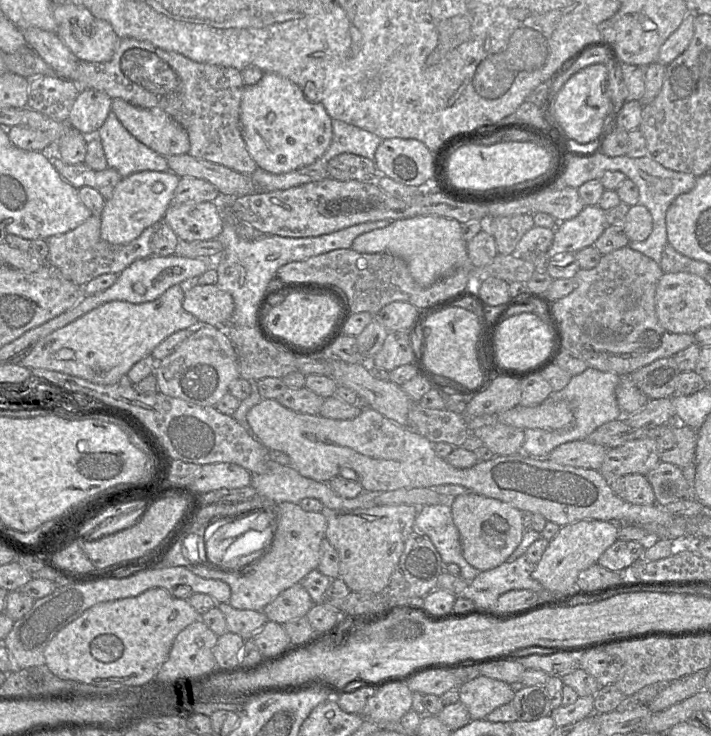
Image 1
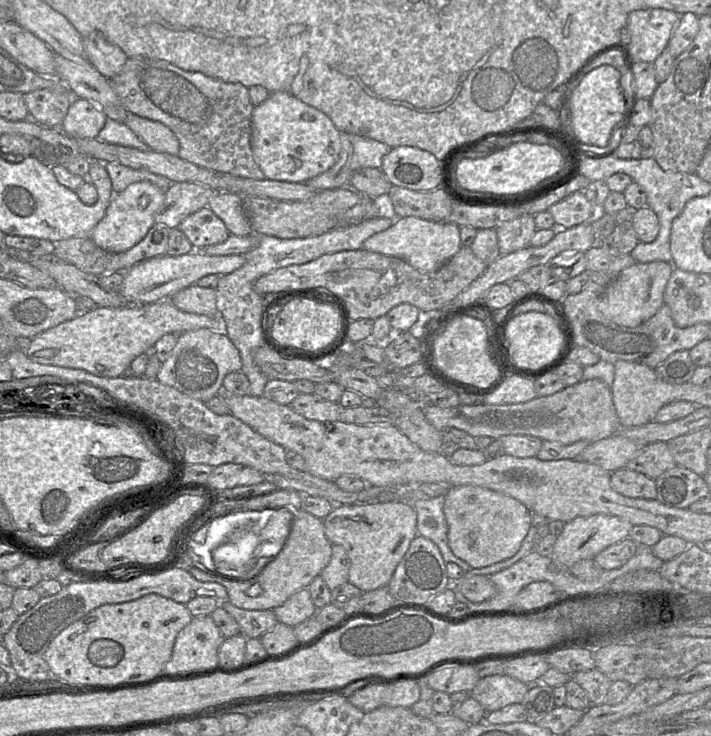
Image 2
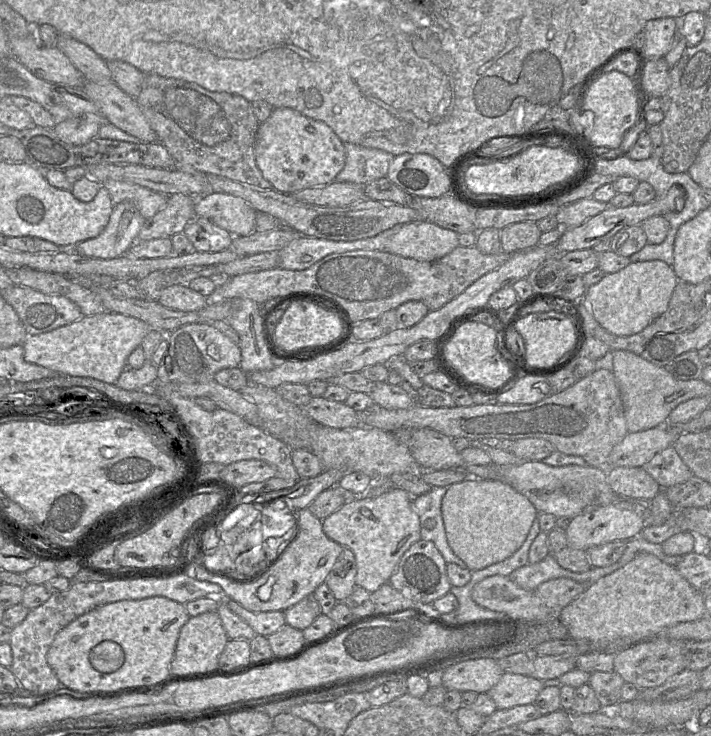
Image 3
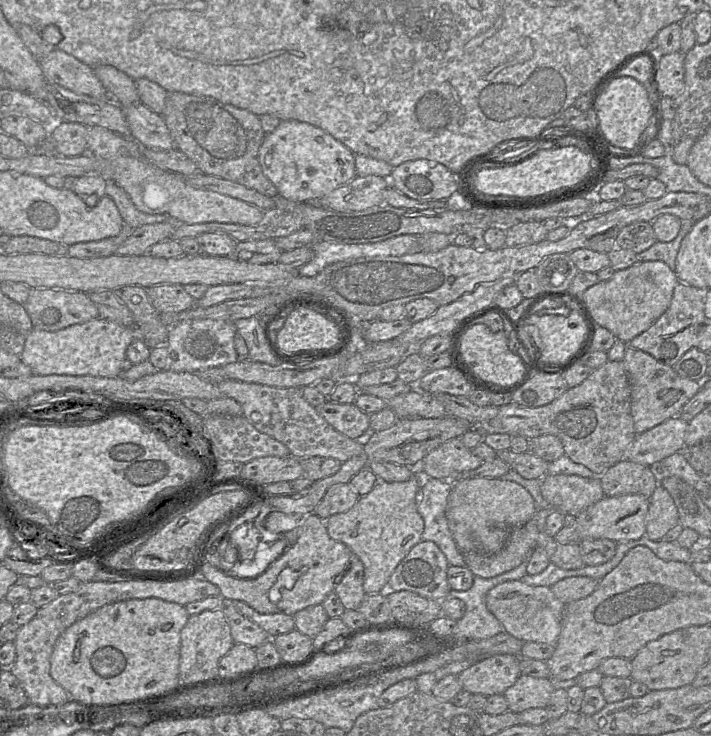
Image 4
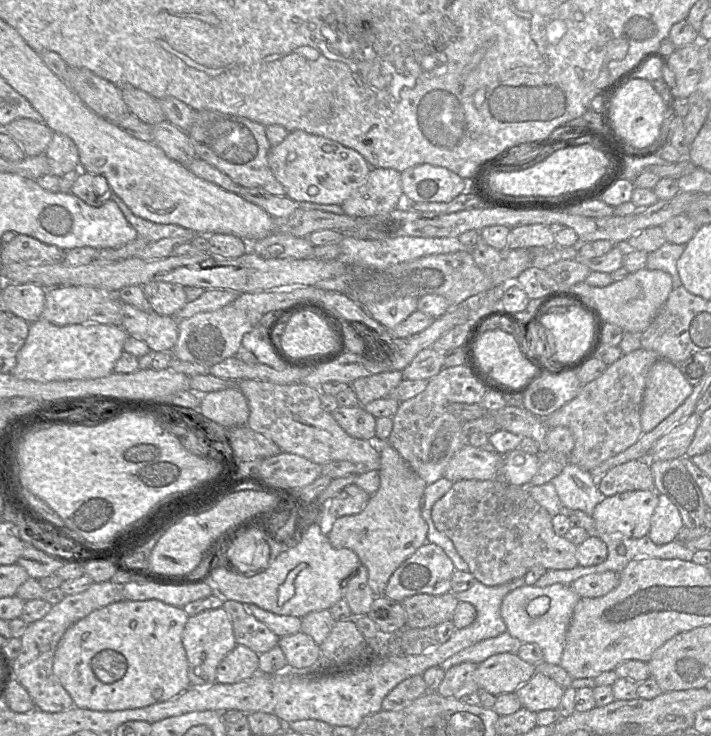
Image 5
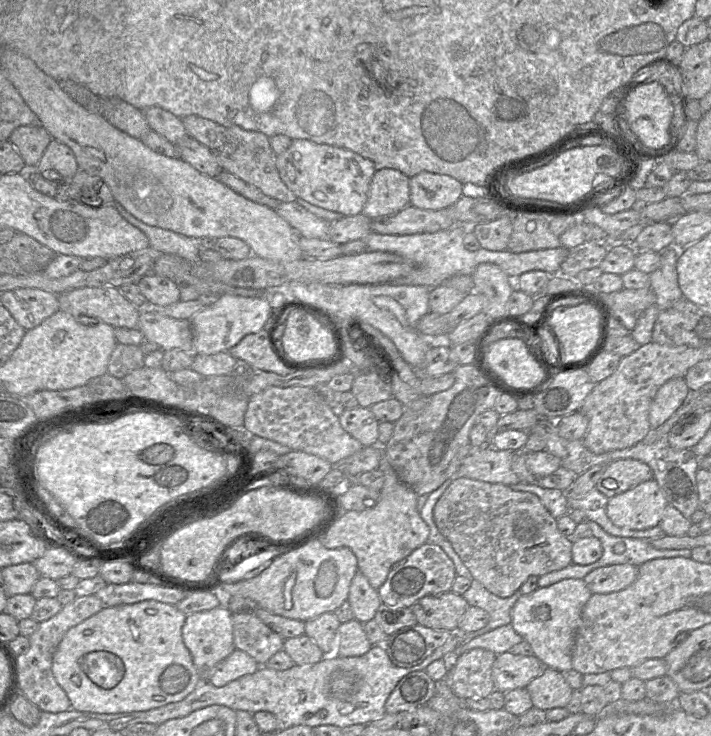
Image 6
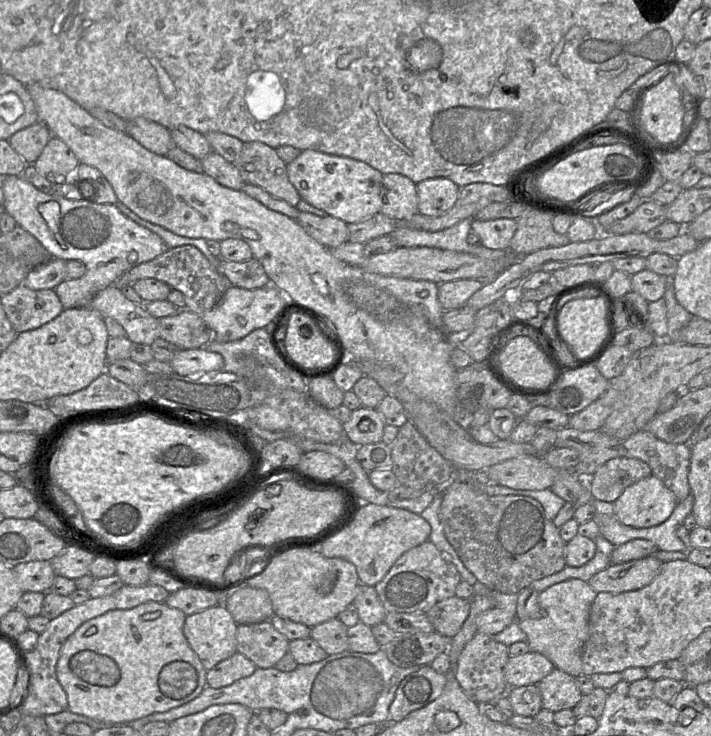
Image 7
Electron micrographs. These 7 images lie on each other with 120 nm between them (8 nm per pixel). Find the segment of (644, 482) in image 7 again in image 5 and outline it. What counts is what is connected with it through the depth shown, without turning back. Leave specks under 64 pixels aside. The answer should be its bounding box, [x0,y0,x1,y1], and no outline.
[591,489,658,538]

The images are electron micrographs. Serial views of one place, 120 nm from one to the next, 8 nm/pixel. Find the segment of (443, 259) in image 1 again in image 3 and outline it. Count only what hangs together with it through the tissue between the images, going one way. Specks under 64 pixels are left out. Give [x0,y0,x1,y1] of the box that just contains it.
[385,221,458,261]

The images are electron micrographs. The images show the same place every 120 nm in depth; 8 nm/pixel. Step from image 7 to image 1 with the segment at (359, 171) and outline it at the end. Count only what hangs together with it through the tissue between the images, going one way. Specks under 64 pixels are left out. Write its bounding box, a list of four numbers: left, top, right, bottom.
[240,72,333,174]

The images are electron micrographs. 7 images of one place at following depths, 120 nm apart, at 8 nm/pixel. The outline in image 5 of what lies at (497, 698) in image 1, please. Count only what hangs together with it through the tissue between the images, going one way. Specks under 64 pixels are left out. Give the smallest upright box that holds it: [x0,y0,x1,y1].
[515,671,564,713]

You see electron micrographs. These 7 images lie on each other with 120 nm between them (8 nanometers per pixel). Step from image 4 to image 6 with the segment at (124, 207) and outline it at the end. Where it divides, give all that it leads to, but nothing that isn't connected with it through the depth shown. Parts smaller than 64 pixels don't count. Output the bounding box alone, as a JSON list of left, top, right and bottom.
[114,201,200,263]

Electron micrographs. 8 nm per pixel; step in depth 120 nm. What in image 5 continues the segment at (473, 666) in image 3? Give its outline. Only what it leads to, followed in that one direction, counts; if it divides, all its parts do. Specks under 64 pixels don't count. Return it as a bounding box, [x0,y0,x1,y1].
[474,652,536,696]

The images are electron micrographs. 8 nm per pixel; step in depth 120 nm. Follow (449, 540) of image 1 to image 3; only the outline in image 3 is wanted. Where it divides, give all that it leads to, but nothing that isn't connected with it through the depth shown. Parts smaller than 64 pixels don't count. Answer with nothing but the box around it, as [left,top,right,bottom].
[413,487,467,569]

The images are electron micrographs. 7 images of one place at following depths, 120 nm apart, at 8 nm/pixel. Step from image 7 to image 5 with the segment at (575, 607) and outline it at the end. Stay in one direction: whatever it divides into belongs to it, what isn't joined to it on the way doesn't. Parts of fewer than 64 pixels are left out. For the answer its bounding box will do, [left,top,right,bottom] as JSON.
[501,584,579,665]

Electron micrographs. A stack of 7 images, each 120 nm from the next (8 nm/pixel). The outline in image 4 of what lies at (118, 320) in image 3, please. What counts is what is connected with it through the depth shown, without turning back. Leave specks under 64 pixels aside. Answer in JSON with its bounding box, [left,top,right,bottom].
[21,317,136,377]

